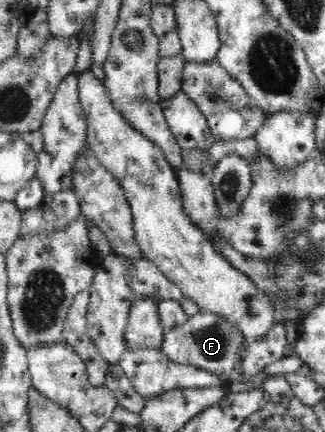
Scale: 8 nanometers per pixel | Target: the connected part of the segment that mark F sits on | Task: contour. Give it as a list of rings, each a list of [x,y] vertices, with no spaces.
[[[201,311],[188,318],[185,323],[167,329],[159,349],[171,362],[202,368],[217,375],[219,380],[227,385],[234,375],[235,365],[241,363],[244,358],[243,343],[245,337],[241,336],[241,332],[237,332],[228,321],[216,313]]]

